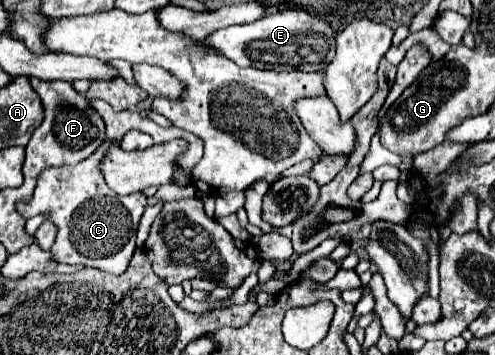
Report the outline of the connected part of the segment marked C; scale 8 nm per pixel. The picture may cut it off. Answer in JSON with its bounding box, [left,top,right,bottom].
[16,142,146,274]

